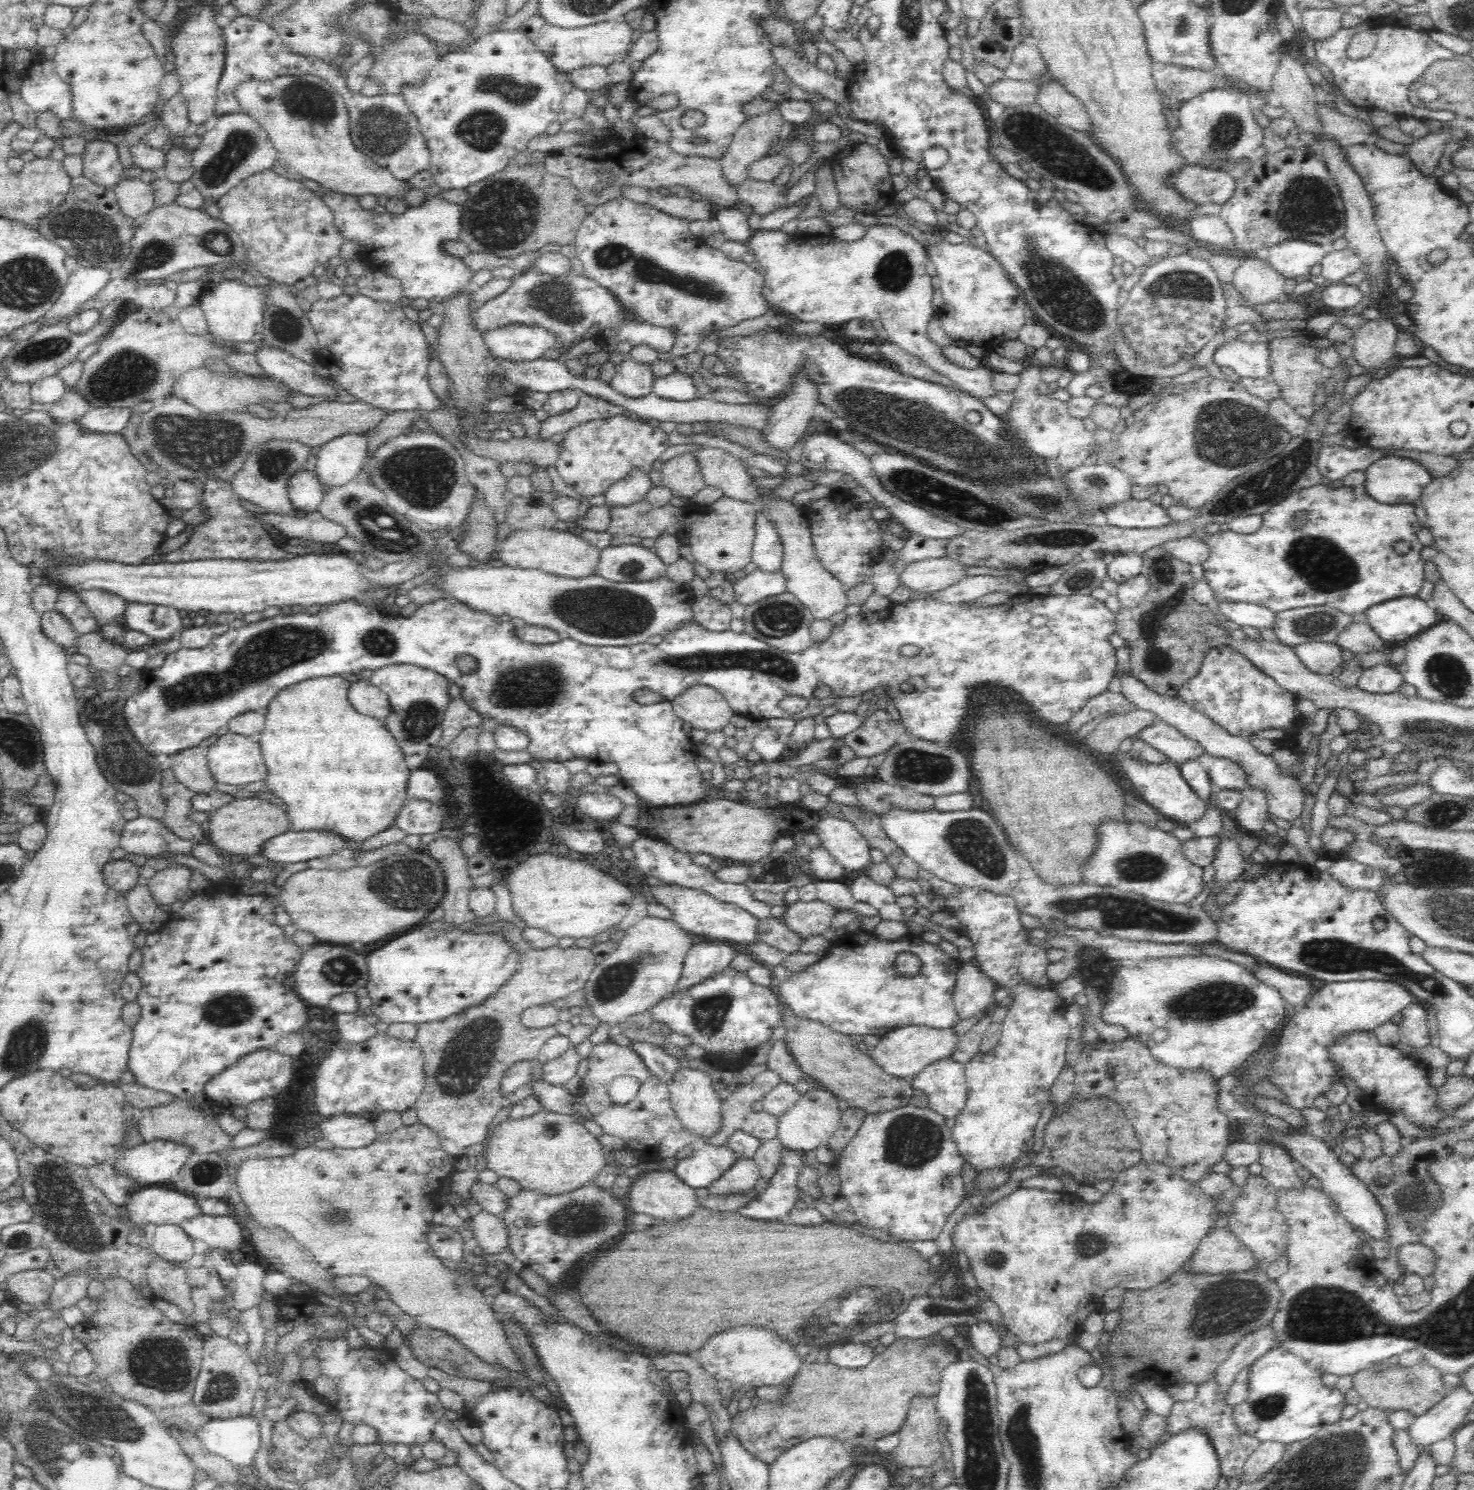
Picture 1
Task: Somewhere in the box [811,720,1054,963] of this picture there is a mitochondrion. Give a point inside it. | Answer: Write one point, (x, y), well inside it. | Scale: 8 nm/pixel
(974, 838)

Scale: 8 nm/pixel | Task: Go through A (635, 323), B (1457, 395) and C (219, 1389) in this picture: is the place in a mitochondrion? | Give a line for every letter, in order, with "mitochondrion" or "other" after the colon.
A: other
B: other
C: mitochondrion

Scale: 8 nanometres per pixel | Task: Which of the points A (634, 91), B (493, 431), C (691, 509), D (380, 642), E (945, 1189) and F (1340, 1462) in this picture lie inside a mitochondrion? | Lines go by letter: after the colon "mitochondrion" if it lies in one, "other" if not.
A: other
B: other
C: other
D: mitochondrion
E: other
F: mitochondrion

